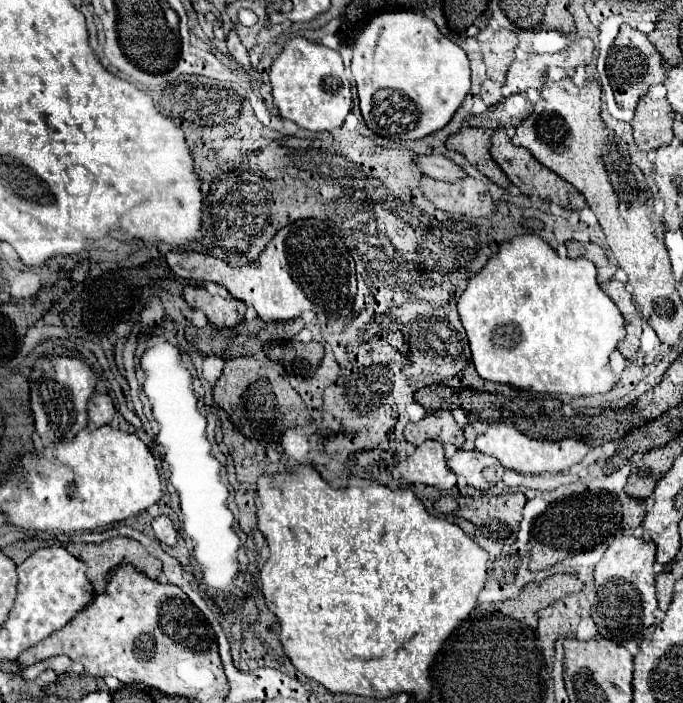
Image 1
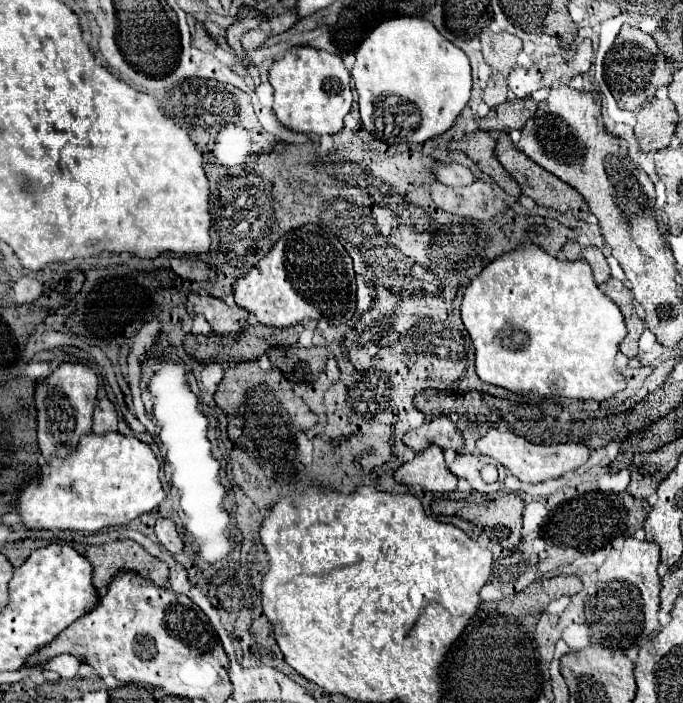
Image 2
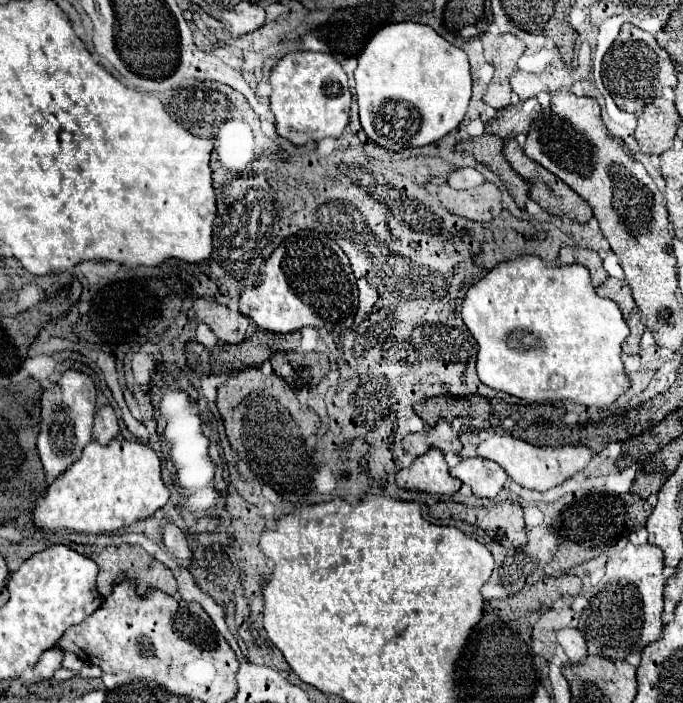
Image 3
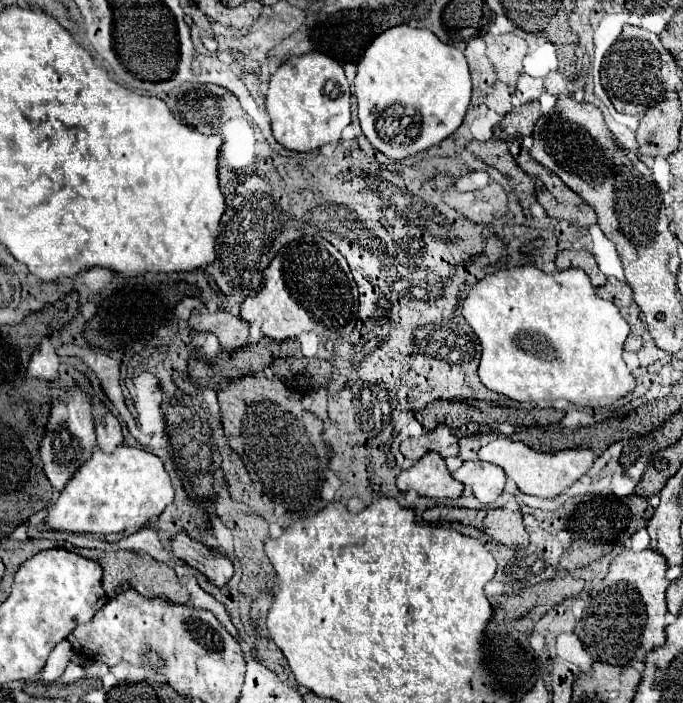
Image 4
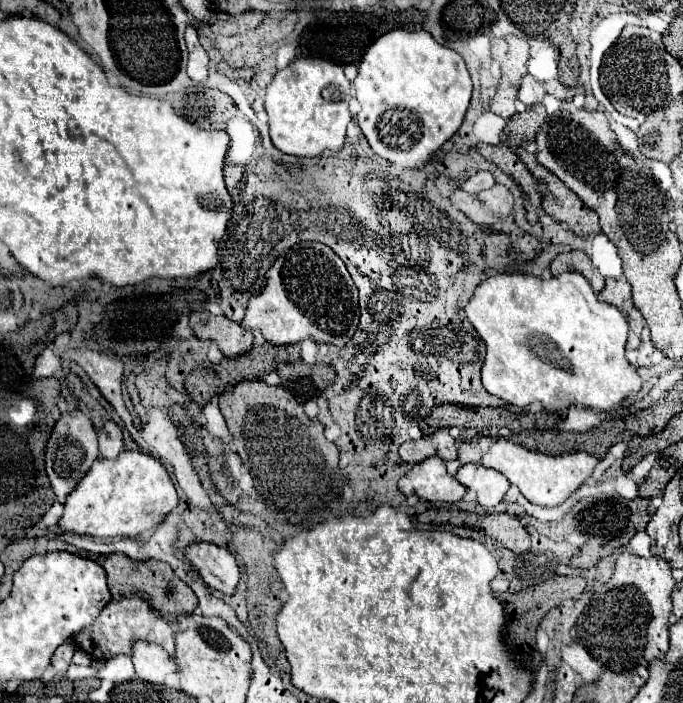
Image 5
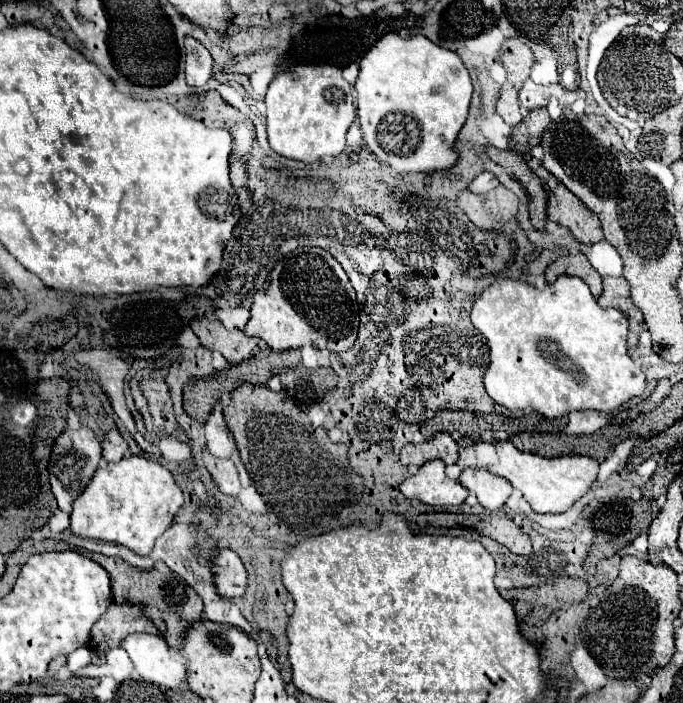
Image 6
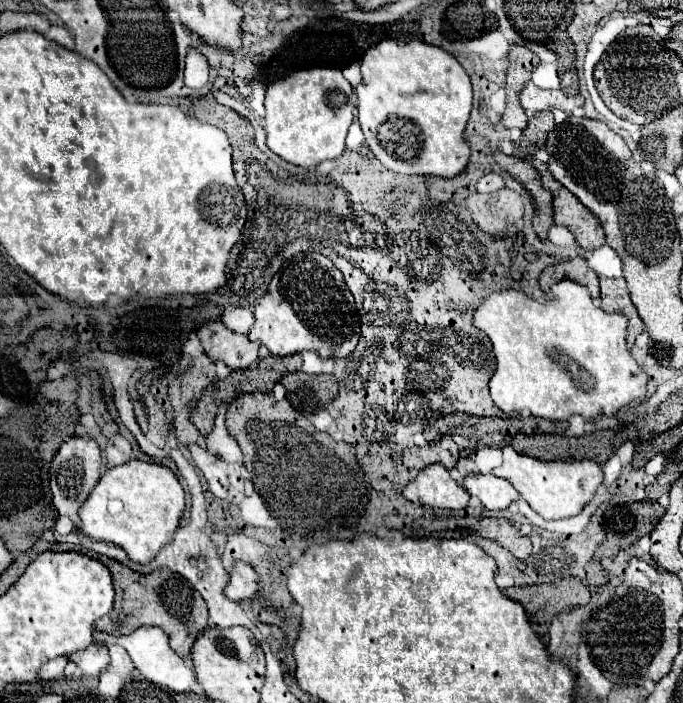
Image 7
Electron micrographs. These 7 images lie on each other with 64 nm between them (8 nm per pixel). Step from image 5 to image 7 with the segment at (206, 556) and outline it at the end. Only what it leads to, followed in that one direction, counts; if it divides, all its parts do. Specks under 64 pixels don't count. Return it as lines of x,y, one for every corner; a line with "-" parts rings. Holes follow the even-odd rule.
238,564
230,584
226,588
226,596
230,596
232,600
254,600
260,598
260,590
258,590
258,574
254,572
252,566
248,564

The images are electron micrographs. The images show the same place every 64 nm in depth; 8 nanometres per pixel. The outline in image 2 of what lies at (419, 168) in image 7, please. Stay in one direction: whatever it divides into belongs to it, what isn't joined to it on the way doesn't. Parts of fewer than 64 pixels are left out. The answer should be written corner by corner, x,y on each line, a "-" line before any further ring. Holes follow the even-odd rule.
400,16
400,18
390,18
390,20
384,20
382,24
378,24
370,34
368,38
358,46
356,50
356,64
354,64
354,70
352,70
352,78
354,78
354,88
358,92
358,104
360,104
360,118
362,118
362,124
364,128
376,138
376,140
382,140
386,144
422,144
430,138
436,138
440,134
444,134
446,130
452,128
452,124
456,122
456,118
460,116
460,112
466,108
468,100
470,100
470,86
472,86
472,78
470,78
470,62
468,62
468,56
456,48
452,42
448,42
428,20
422,20
422,18
412,18
412,16

